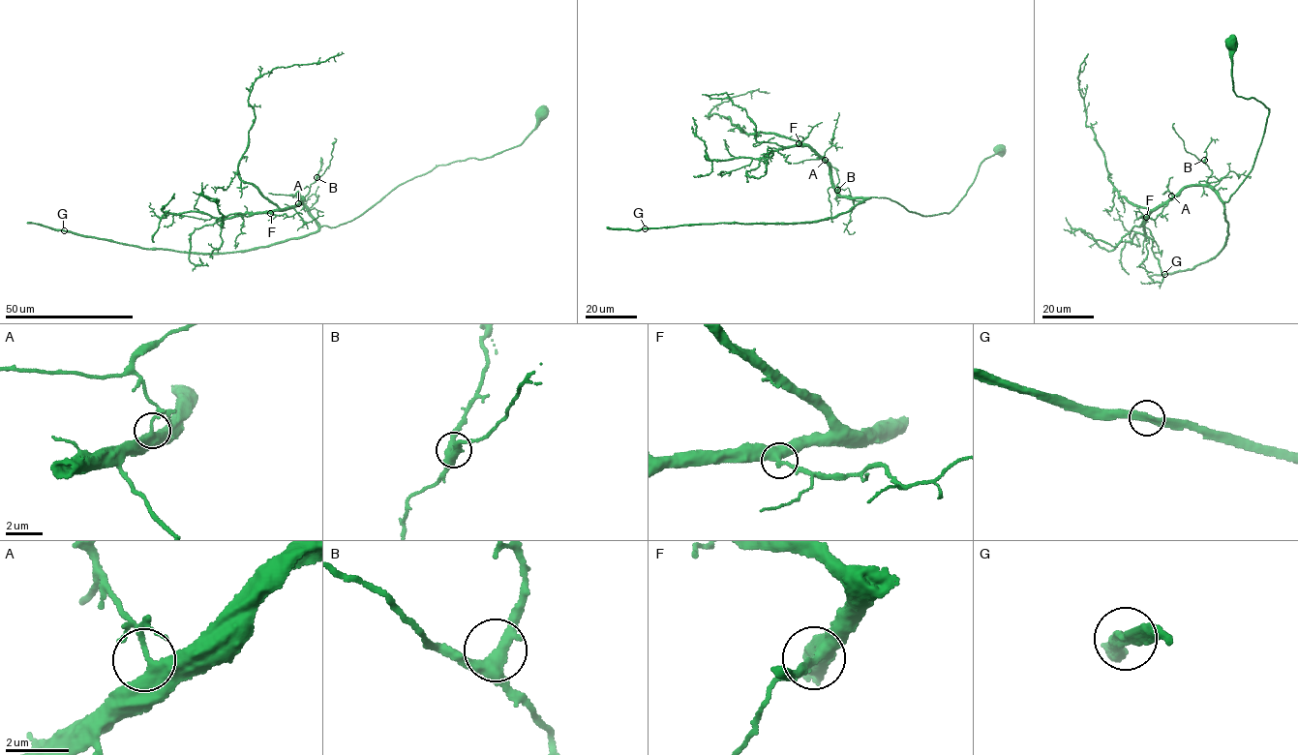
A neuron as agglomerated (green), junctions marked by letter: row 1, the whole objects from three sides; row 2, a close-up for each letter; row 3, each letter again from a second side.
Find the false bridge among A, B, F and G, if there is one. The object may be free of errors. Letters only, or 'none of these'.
none of these

